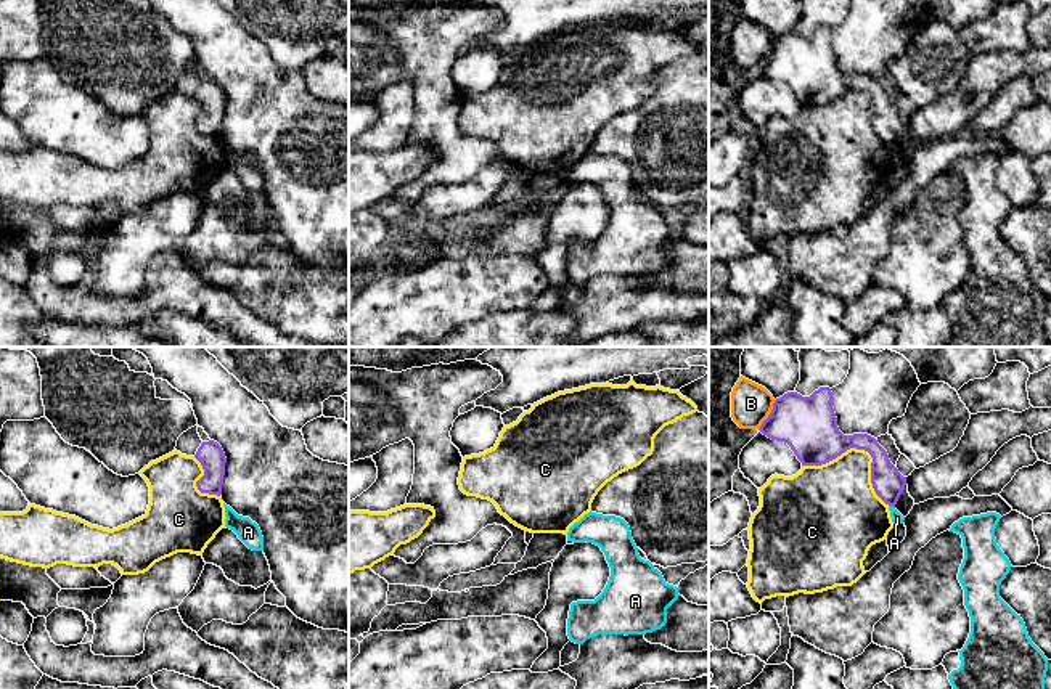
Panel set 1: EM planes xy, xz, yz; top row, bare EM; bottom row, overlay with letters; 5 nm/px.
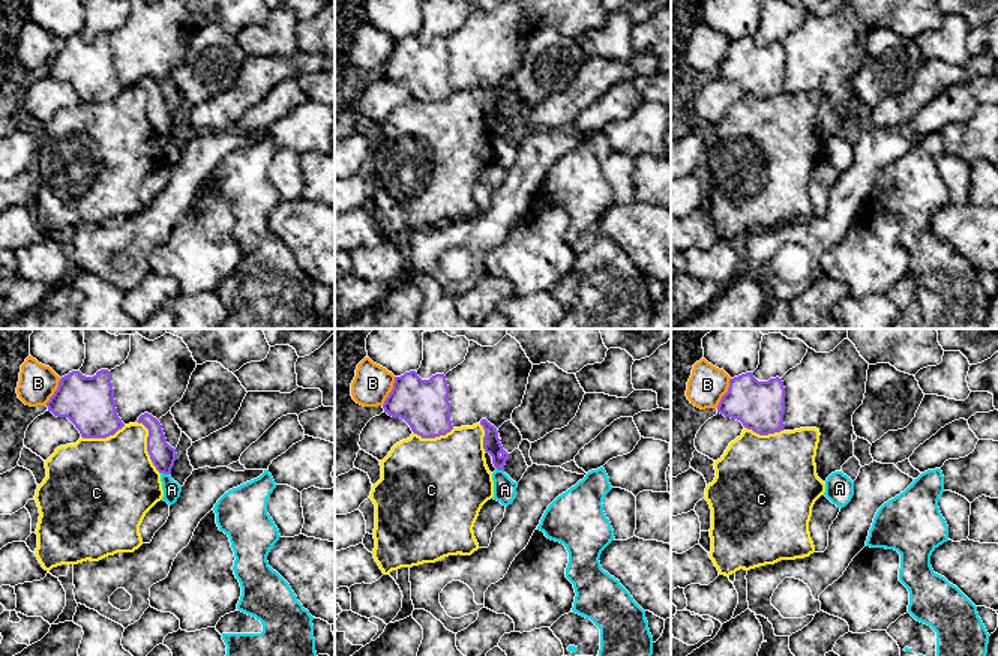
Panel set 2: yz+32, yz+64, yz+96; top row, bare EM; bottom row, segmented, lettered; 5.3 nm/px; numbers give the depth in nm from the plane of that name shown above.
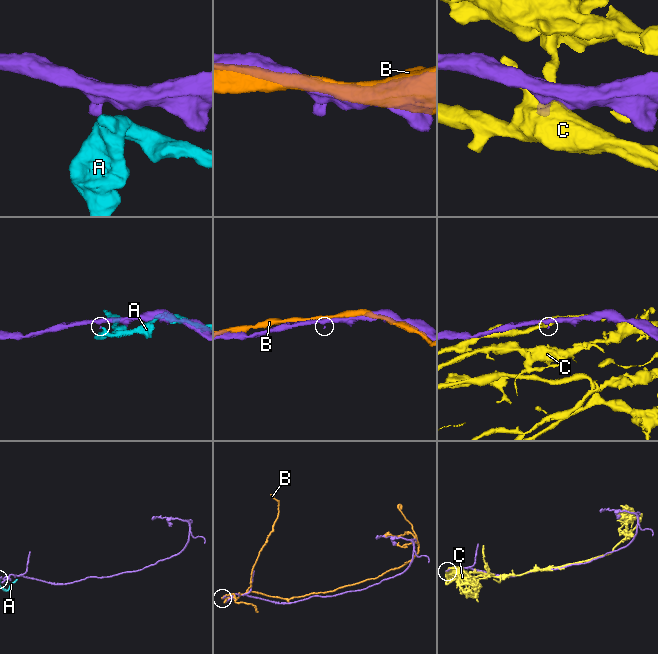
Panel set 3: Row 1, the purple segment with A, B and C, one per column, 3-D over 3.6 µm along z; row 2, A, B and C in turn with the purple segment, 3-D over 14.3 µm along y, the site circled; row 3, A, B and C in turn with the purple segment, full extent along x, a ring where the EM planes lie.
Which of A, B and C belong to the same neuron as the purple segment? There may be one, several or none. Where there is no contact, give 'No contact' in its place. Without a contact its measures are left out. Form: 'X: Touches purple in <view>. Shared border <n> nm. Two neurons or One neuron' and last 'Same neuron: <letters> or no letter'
A: Touches purple in yz. Shared border 40 nm. Two neurons
B: Touches purple in yz. Shared border 170 nm. Two neurons
C: Touches purple in yz. Shared border 480 nm. Two neurons
Same neuron: no letter

